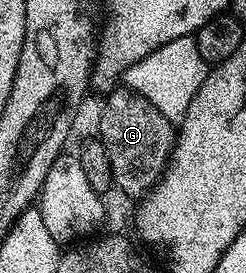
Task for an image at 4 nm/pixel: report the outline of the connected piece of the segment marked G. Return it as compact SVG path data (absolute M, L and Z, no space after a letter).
M129 86L121 87L115 87L115 92L107 98L102 117L98 120L97 135L103 146L110 149L110 160L114 160L114 172L118 172L118 180L122 180L130 192L142 192L142 188L146 188L146 184L158 176L158 168L164 171L170 163L176 128L171 120L160 114L160 110L156 110L156 106L152 106L148 98Z

